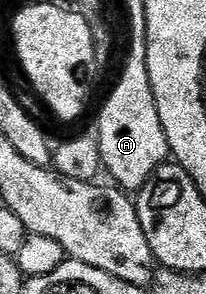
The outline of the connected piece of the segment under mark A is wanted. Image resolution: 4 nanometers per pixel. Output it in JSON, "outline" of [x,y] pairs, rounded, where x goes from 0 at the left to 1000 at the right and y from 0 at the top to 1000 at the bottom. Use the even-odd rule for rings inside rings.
{"outline":[[[689,68],[641,88],[641,173],[621,214],[563,279],[563,296],[524,320],[505,364],[485,374],[485,456],[476,452],[500,575],[568,636],[621,653],[694,639],[709,612],[801,551],[825,514],[786,408],[767,395],[767,354],[728,286],[718,241],[718,99]]]}

